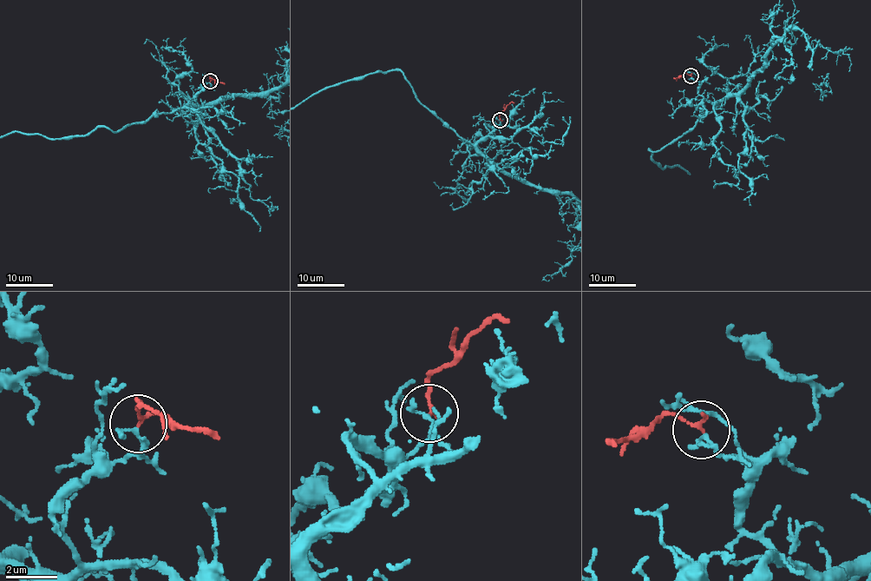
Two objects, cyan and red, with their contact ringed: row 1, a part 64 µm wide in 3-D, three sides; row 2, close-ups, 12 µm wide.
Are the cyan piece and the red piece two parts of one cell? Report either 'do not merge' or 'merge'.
merge

